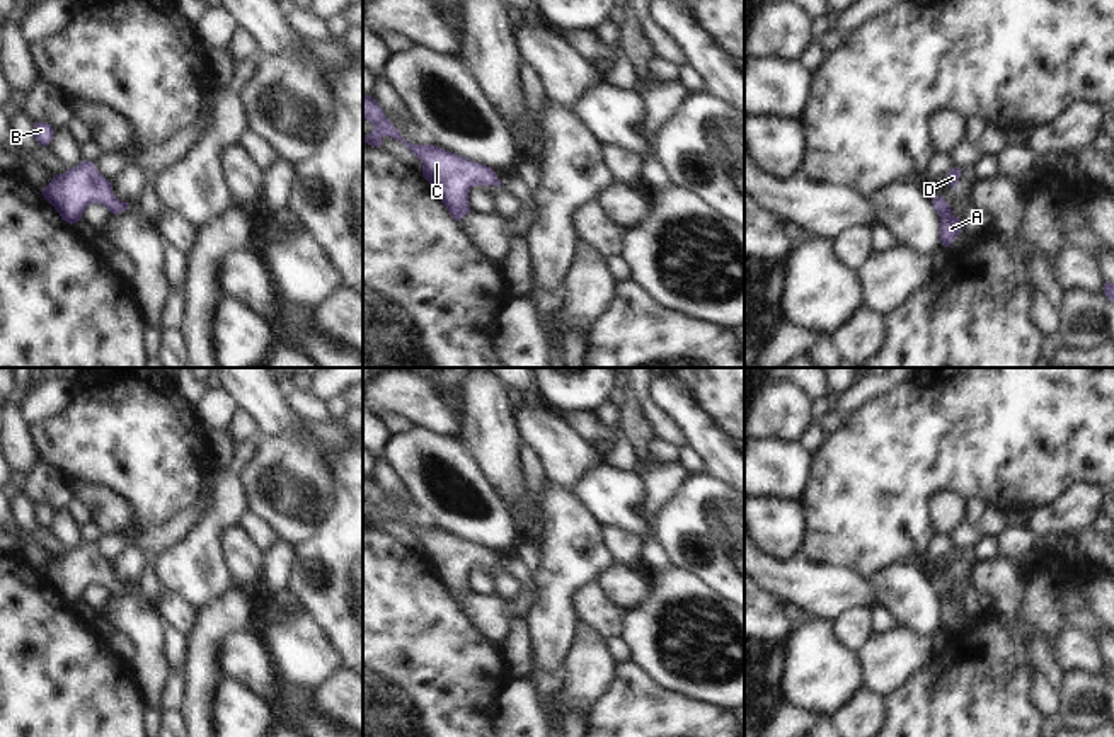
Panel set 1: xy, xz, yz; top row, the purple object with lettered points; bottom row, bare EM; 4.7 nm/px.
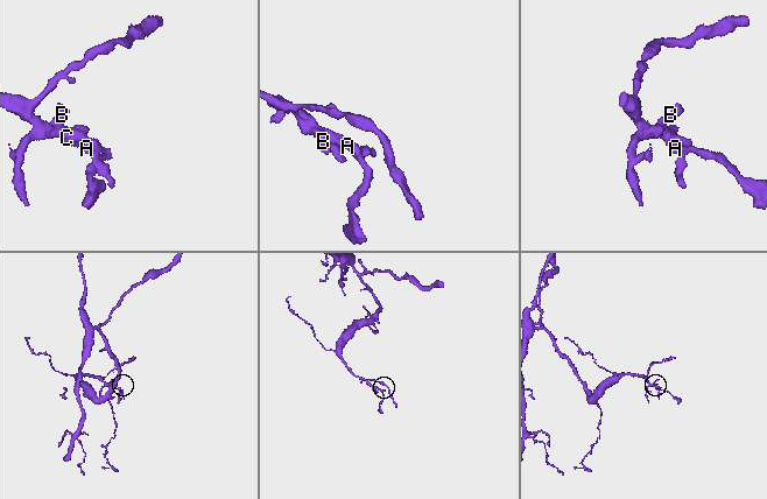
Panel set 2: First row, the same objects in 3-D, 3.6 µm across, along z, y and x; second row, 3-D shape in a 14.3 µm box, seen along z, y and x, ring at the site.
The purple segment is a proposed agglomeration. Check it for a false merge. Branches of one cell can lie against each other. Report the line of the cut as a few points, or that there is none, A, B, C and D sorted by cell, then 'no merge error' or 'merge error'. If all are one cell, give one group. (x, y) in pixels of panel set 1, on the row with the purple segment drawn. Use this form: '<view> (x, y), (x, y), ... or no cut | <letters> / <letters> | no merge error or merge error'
no cut | A B C D | no merge error

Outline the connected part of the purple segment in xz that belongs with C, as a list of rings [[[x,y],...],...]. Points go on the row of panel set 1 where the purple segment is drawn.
[[[363,94],[363,119],[375,128],[363,141],[380,148],[383,136],[402,141],[422,163],[422,177],[438,192],[455,221],[462,220],[468,208],[468,192],[474,186],[499,186],[501,182],[491,167],[472,162],[436,145],[411,145],[400,131],[387,119],[383,109],[371,97]]]

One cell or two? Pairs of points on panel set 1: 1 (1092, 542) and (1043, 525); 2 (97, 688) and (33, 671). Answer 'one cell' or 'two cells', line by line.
1: two cells
2: one cell

